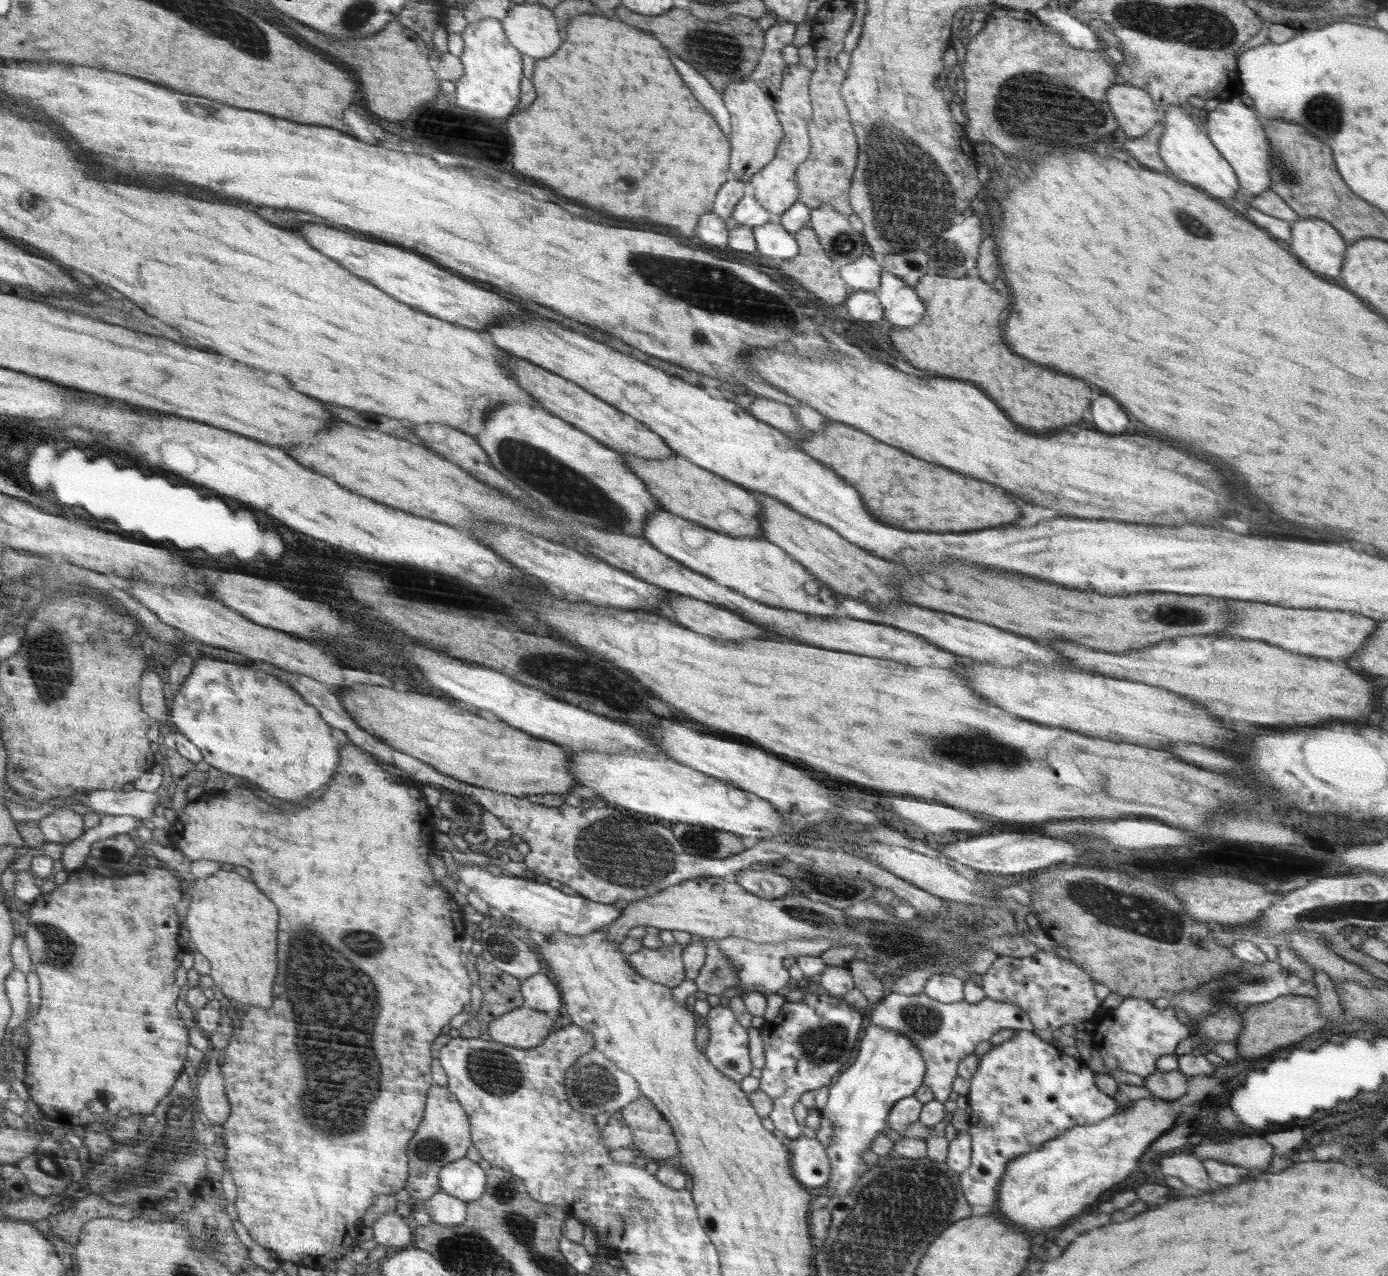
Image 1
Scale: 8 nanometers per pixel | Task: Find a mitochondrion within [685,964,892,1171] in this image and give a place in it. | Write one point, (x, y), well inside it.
(827, 1043)

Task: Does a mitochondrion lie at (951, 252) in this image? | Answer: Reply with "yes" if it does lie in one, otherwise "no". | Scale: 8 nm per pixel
yes

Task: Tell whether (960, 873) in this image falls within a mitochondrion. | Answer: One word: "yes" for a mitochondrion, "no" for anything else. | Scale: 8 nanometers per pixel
no

